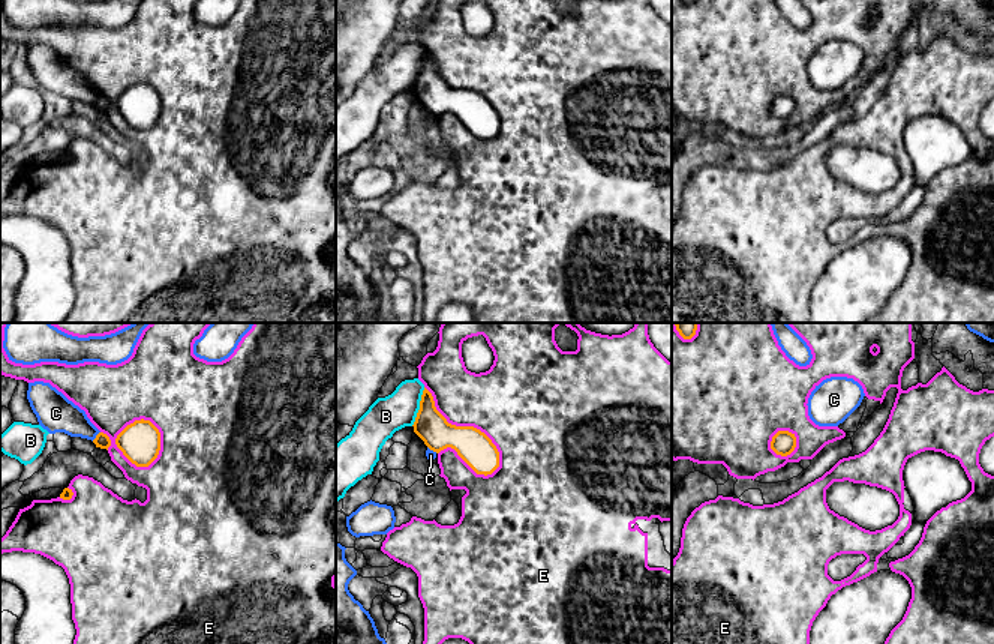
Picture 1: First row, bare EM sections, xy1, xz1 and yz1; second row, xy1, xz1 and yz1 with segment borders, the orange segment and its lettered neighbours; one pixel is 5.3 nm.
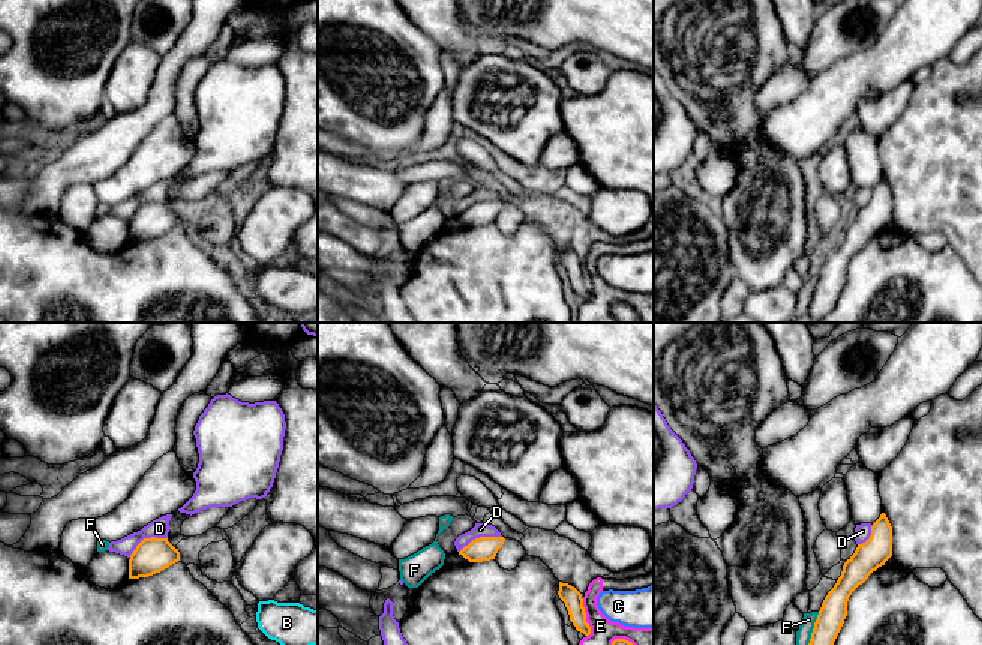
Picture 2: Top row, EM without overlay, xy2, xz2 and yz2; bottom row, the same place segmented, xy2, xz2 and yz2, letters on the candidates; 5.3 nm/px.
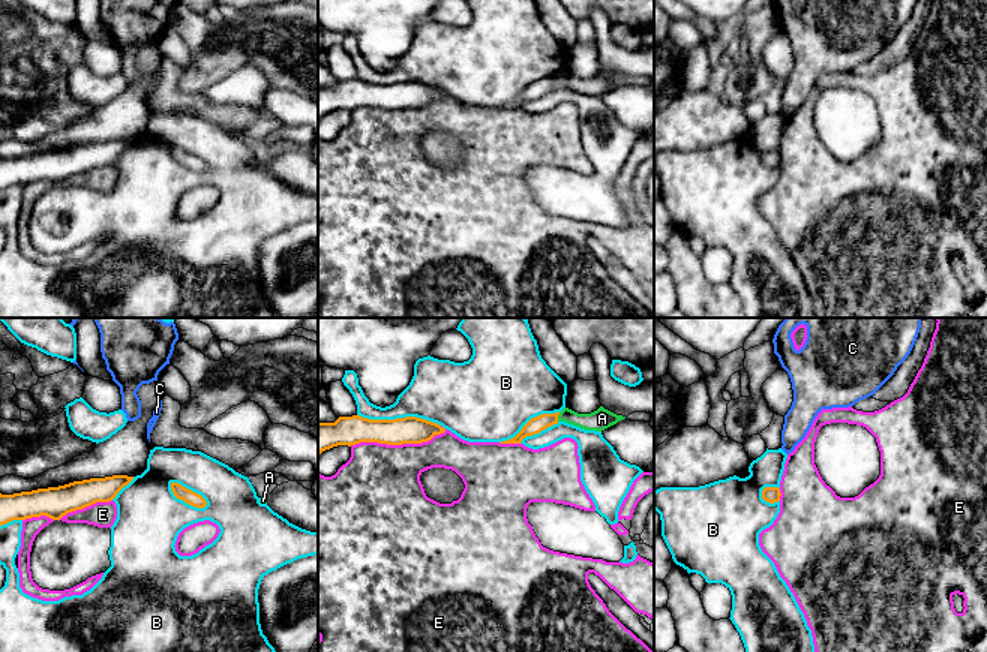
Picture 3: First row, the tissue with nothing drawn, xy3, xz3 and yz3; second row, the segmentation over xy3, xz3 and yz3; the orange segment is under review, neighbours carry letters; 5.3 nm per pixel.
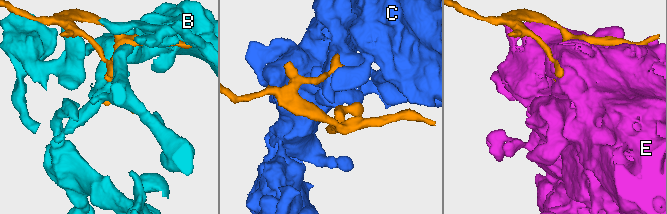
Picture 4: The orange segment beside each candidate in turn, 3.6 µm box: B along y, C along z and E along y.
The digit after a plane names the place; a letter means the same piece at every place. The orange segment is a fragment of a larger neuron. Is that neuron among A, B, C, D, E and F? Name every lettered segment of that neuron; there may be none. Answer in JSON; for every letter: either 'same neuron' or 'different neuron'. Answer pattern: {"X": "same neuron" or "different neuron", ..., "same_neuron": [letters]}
{"A": "same neuron", "B": "different neuron", "C": "different neuron", "D": "different neuron", "E": "different neuron", "F": "different neuron", "same_neuron": ["A"]}

